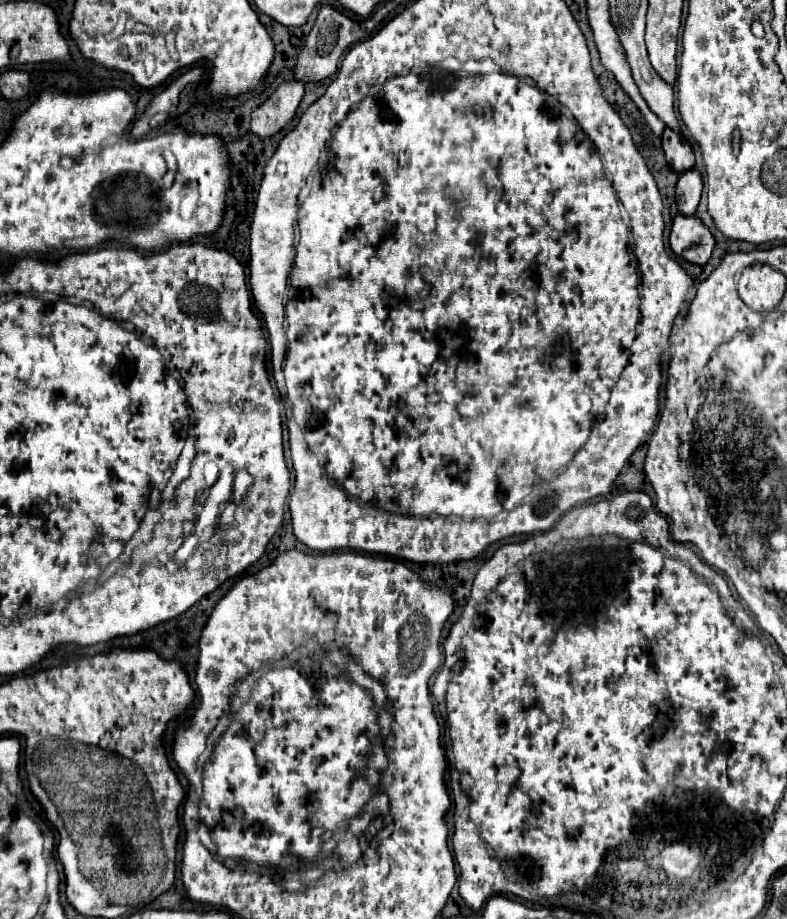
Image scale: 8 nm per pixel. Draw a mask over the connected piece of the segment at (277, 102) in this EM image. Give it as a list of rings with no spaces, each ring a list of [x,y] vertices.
[[[285,82],[281,84],[271,98],[267,98],[255,112],[251,120],[251,132],[259,138],[269,138],[291,124],[295,110],[303,98],[303,82]]]

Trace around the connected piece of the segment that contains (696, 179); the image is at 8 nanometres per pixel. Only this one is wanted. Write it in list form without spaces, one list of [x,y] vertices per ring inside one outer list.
[[[689,170],[679,176],[675,196],[677,196],[677,210],[683,216],[693,216],[701,198],[703,180],[697,170]]]

